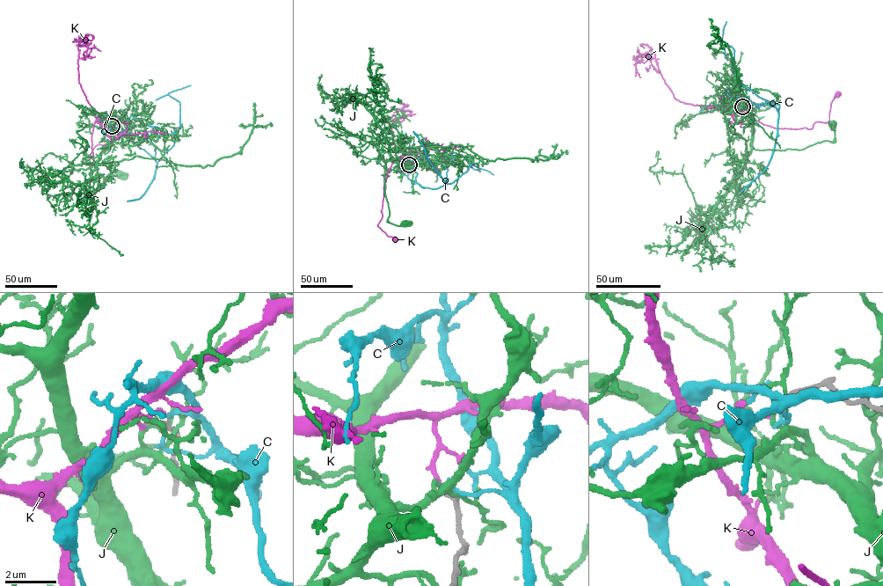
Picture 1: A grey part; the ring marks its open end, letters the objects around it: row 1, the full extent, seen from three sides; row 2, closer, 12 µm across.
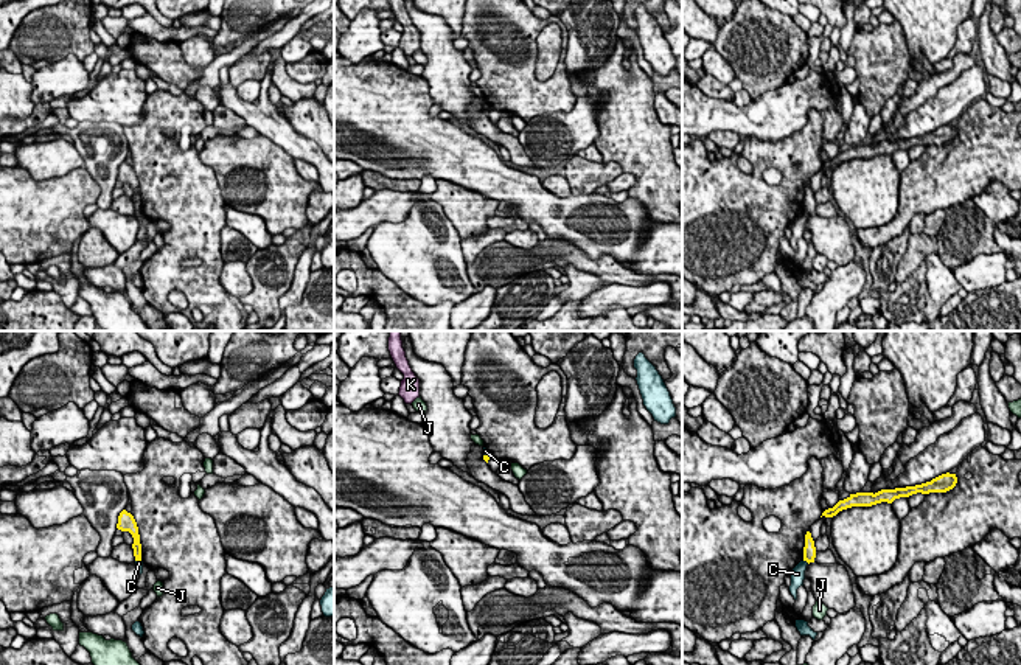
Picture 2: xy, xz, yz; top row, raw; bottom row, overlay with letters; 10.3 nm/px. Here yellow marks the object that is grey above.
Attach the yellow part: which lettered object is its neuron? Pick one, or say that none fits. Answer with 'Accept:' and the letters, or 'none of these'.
Accept: K

